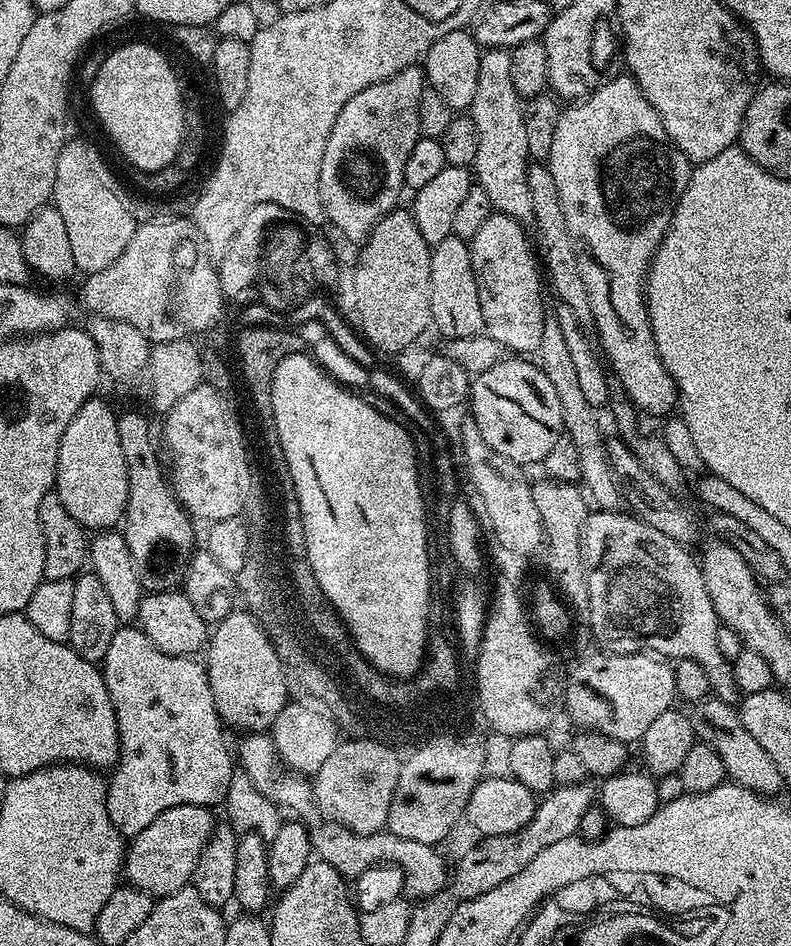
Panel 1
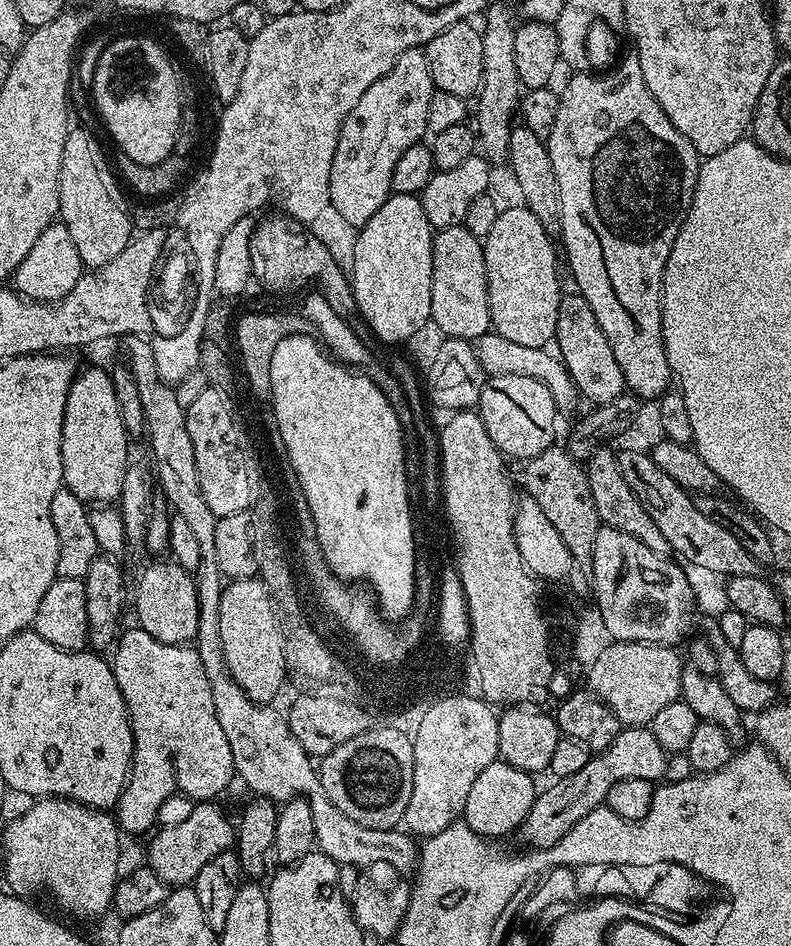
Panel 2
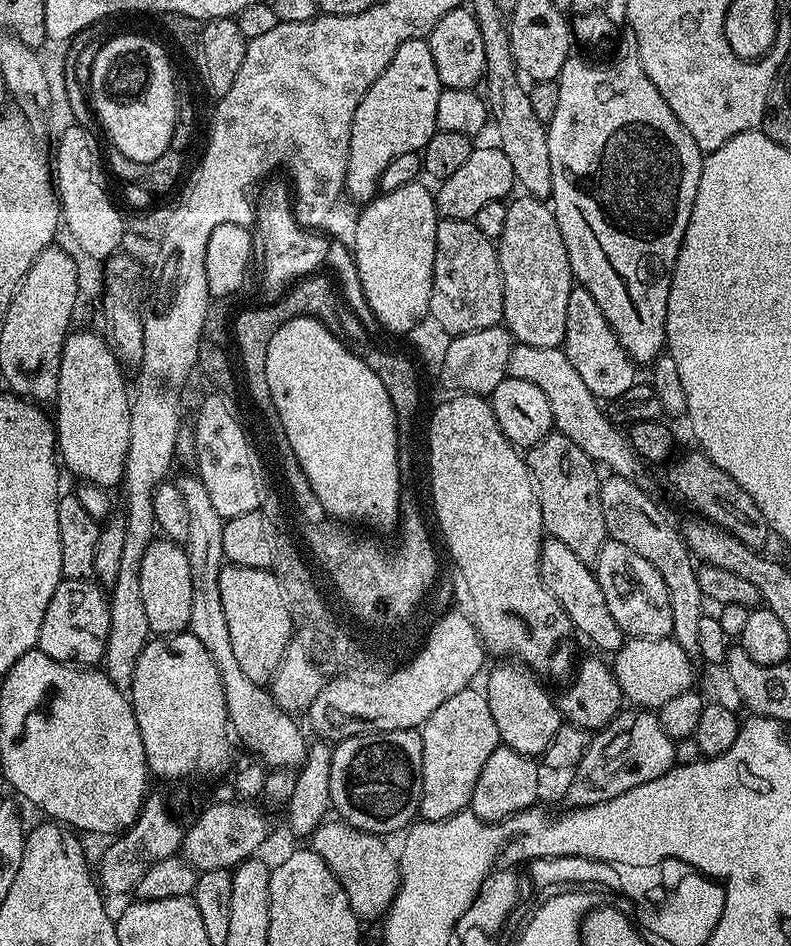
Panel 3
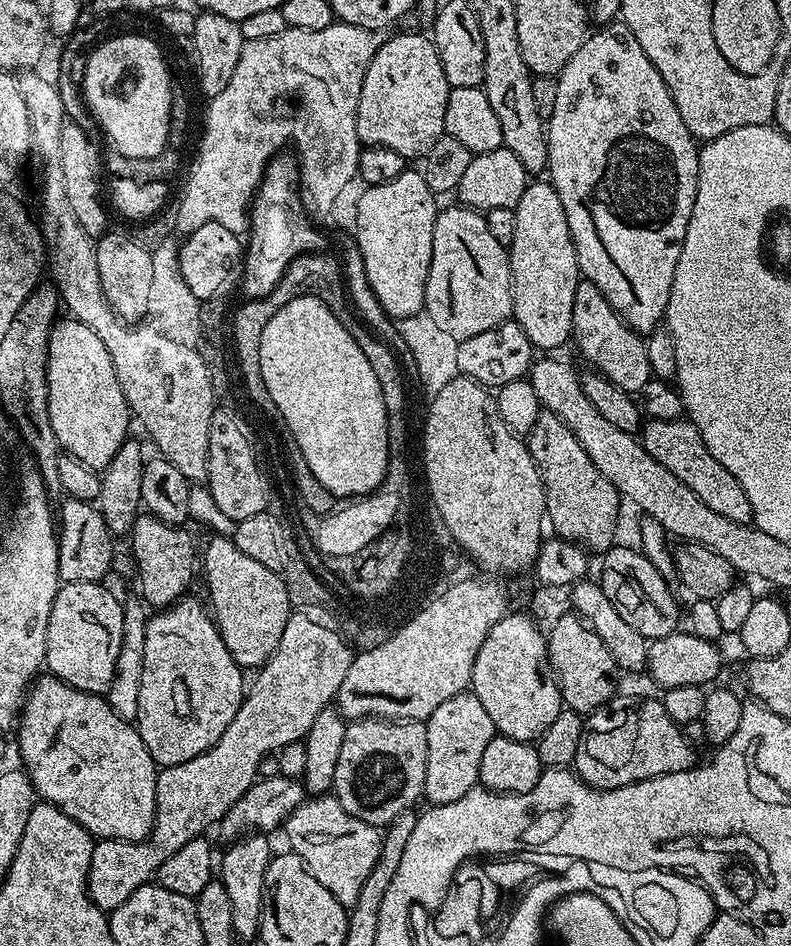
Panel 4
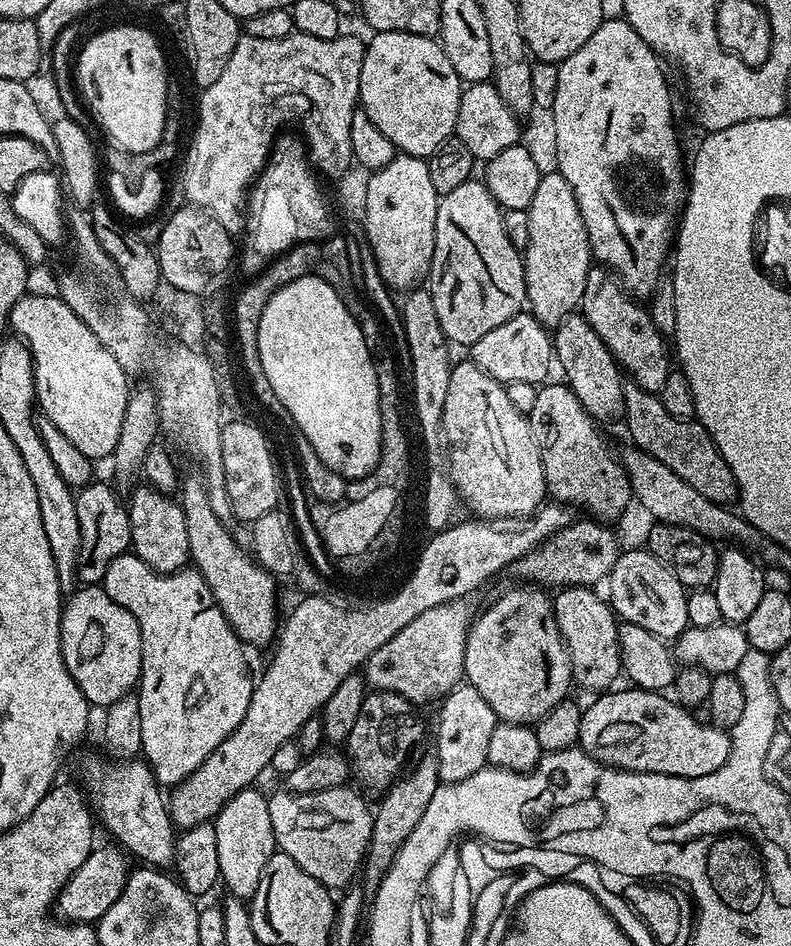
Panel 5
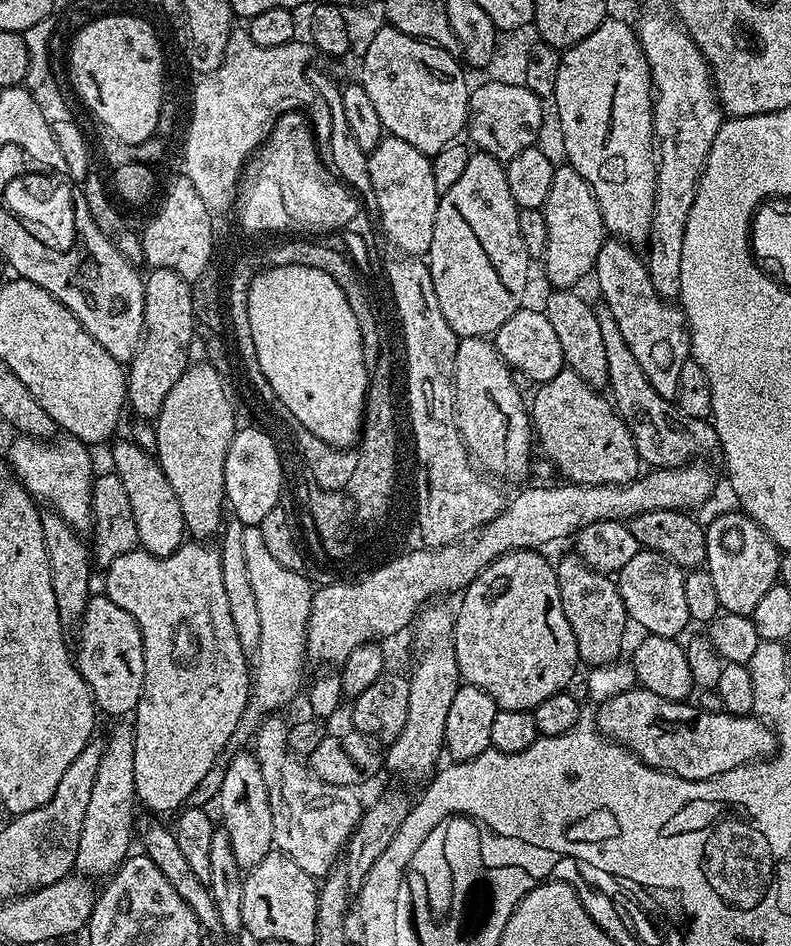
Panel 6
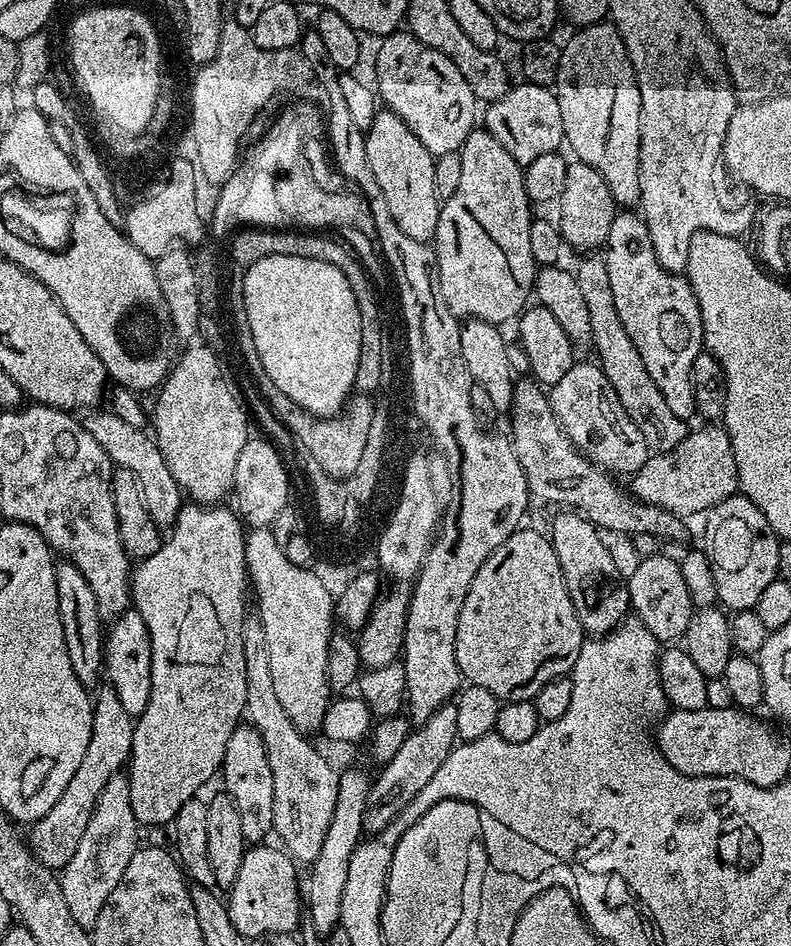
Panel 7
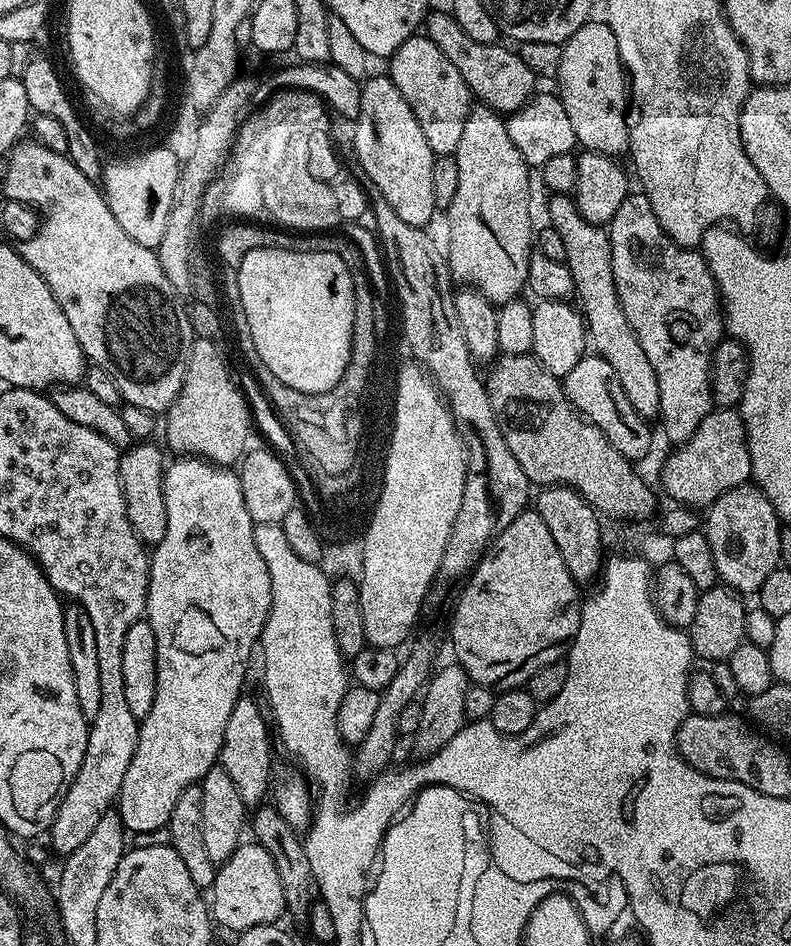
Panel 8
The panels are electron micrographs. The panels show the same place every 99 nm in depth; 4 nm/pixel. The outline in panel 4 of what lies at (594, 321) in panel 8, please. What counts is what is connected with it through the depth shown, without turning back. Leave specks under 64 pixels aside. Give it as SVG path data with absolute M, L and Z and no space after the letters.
M649 419L642 428L642 443L654 462L662 462L662 466L666 466L674 478L686 482L686 486L690 486L690 490L694 490L694 494L698 494L698 498L710 506L710 510L730 518L730 522L752 524L753 508L750 506L750 498L746 498L746 490L738 486L738 478L731 467L718 462L718 458L710 454L706 442L702 442L702 434L698 434L691 420Z

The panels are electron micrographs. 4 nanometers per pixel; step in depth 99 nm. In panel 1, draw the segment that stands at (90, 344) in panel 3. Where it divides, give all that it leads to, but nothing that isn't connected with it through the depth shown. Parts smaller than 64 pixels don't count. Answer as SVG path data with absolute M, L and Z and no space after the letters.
M101 398L85 402L82 410L66 426L58 450L56 483L54 490L62 498L62 506L70 510L72 517L86 530L112 530L123 521L124 509L128 507L128 467L122 458L122 445L118 443L117 413Z

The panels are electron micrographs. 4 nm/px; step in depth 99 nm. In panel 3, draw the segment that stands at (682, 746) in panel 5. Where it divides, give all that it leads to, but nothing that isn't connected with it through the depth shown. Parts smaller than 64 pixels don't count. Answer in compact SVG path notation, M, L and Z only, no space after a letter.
M622 710L605 728L589 739L582 762L571 773L568 800L573 809L610 802L654 778L662 778L677 763L677 741L662 730L659 715L652 710Z

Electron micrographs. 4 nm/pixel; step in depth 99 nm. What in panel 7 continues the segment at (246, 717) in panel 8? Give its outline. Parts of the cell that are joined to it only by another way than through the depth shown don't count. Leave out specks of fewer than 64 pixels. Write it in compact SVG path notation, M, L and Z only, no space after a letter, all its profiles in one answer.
M241 722L234 730L234 734L230 734L230 742L226 742L223 776L223 791L238 809L238 819L242 821L245 841L263 841L267 837L264 835L273 831L274 774L270 774L270 758L266 758L266 746L262 742L262 734L258 734L258 730L247 722Z

